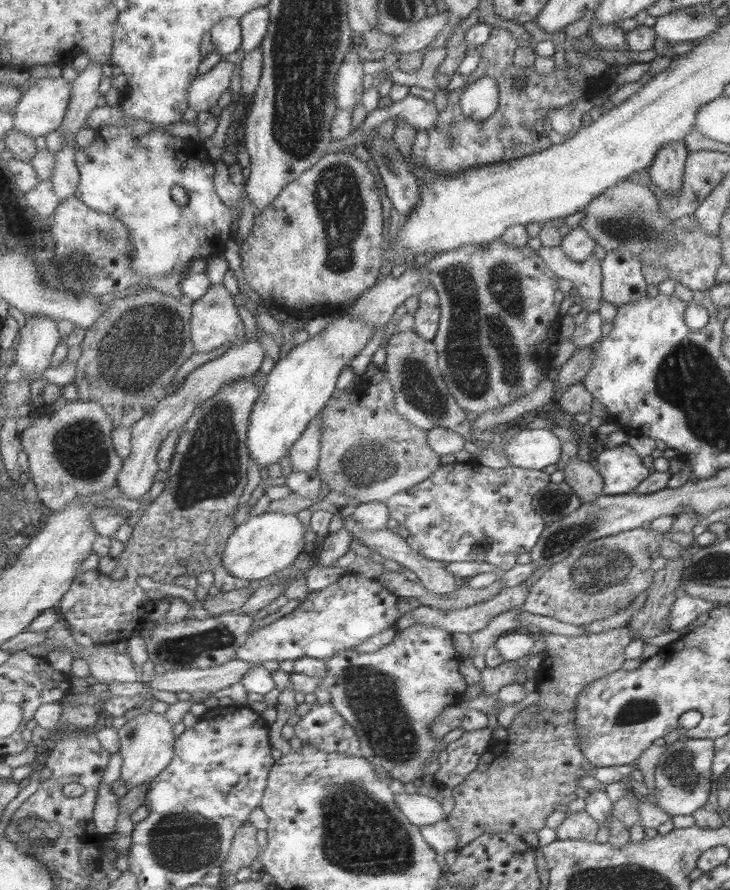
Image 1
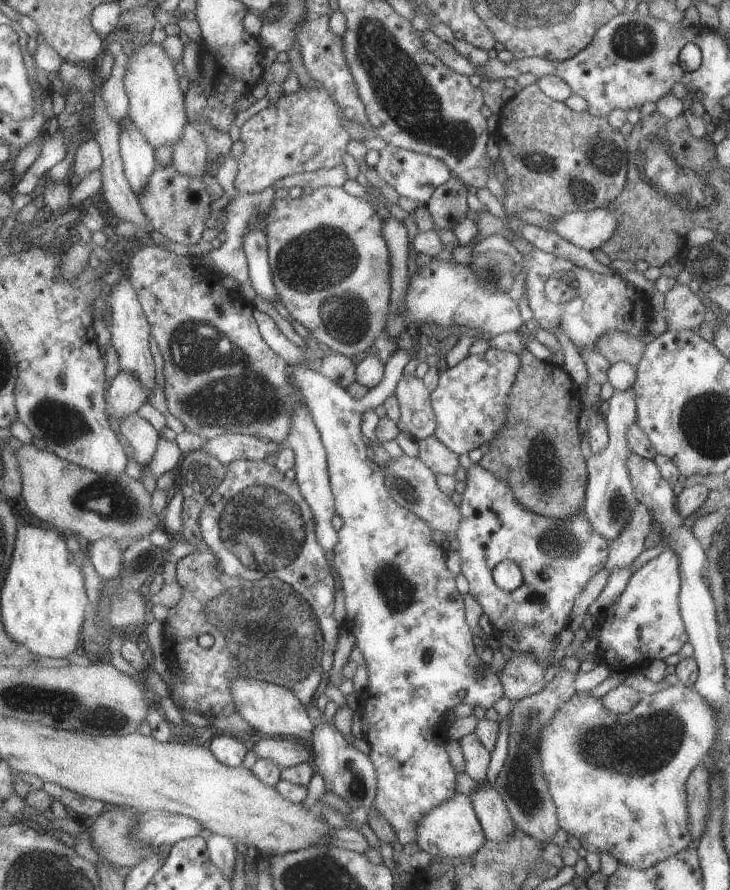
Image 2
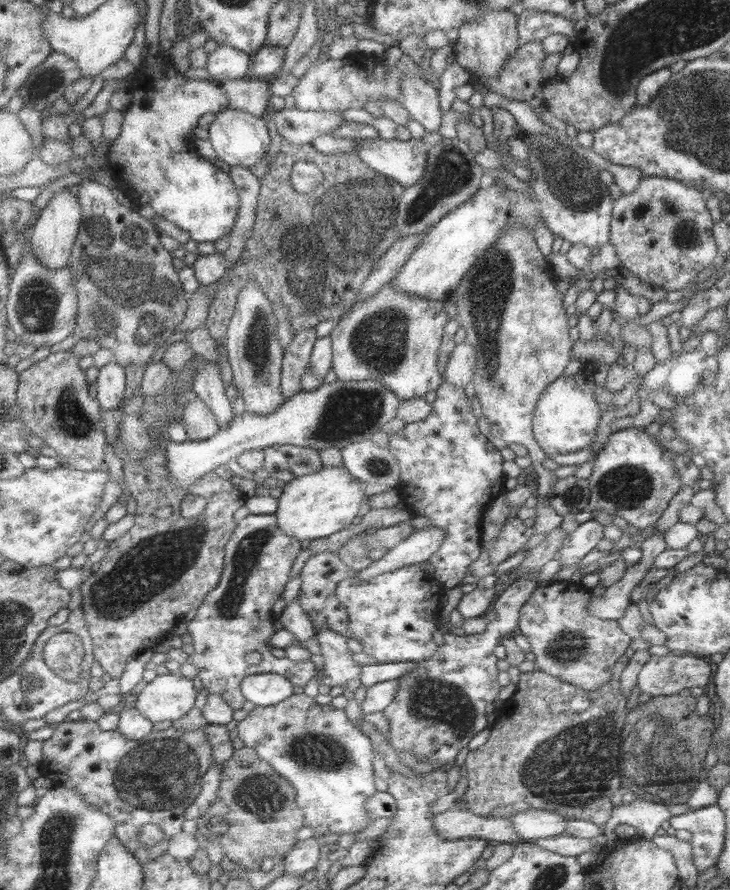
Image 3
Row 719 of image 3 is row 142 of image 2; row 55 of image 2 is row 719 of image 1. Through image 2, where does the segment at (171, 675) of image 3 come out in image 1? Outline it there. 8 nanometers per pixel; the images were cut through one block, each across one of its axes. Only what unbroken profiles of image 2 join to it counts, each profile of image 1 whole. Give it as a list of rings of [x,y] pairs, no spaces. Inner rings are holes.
[[[149,711],[118,728],[122,743],[120,754],[123,759],[120,780],[130,790],[145,784],[150,785],[172,763],[179,742],[178,736],[173,732],[173,725],[165,718],[164,713]]]

